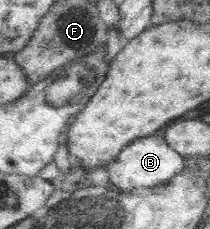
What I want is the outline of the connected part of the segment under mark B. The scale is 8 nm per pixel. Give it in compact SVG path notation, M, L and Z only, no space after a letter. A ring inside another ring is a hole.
M165 134L153 135L133 141L133 144L126 146L118 160L107 166L109 179L112 184L119 186L121 190L127 191L145 191L153 186L171 180L178 174L185 172L189 162L185 155L175 150L166 139Z

